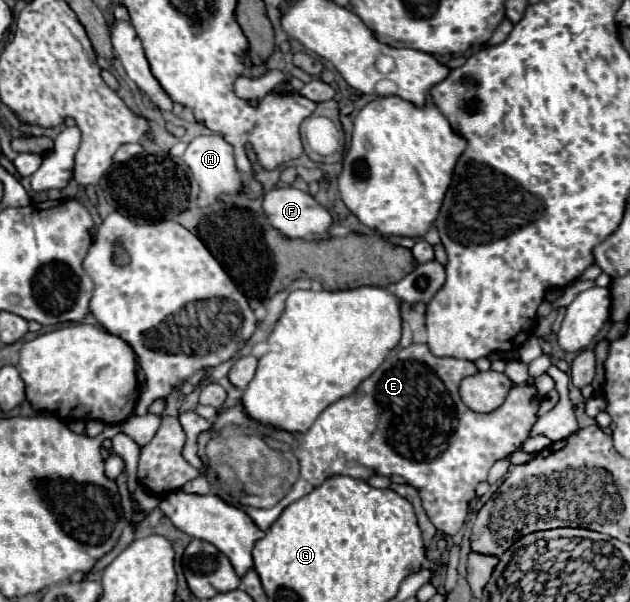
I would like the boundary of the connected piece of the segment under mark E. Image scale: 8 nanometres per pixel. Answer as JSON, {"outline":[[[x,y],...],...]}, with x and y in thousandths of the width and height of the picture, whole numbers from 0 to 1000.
{"outline":[[[654,570],[644,580],[622,583],[610,596],[610,603],[581,633],[568,640],[559,656],[543,659],[524,676],[517,676],[486,719],[460,723],[460,733],[470,746],[467,752],[476,762],[479,799],[470,799],[463,816],[432,846],[387,842],[387,849],[403,862],[403,869],[416,882],[425,882],[451,842],[489,822],[524,789],[552,789],[559,796],[575,799],[587,796],[590,789],[635,789],[663,812],[673,846],[676,852],[683,852],[683,862],[689,865],[695,882],[702,882],[705,889],[724,889],[740,865],[743,832],[756,826],[756,806],[775,792],[775,779],[784,772],[784,766],[797,759],[816,759],[816,772],[829,772],[844,762],[844,756],[825,749],[825,736],[838,726],[841,709],[851,703],[851,645],[844,640],[816,640],[794,679],[787,679],[784,686],[752,686],[733,669],[727,643],[737,626],[756,620],[759,610],[749,600],[721,593],[689,593],[679,573]]]}

